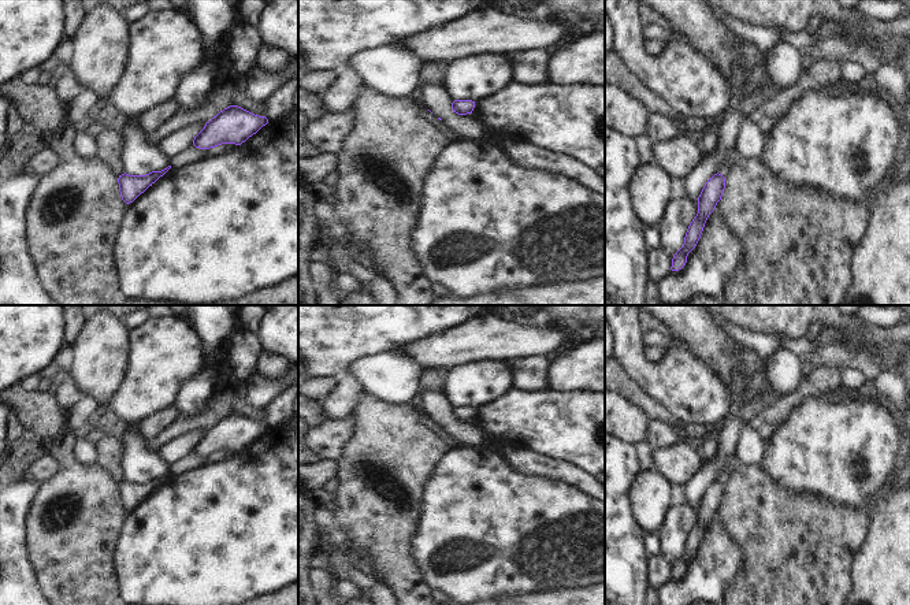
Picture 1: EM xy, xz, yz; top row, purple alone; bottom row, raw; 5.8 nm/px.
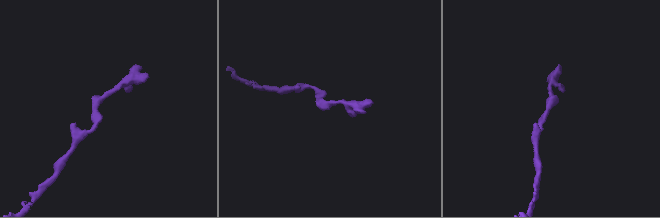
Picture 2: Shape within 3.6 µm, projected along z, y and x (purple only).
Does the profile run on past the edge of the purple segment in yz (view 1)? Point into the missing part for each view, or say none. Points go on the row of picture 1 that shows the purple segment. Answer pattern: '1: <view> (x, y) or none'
1: none

